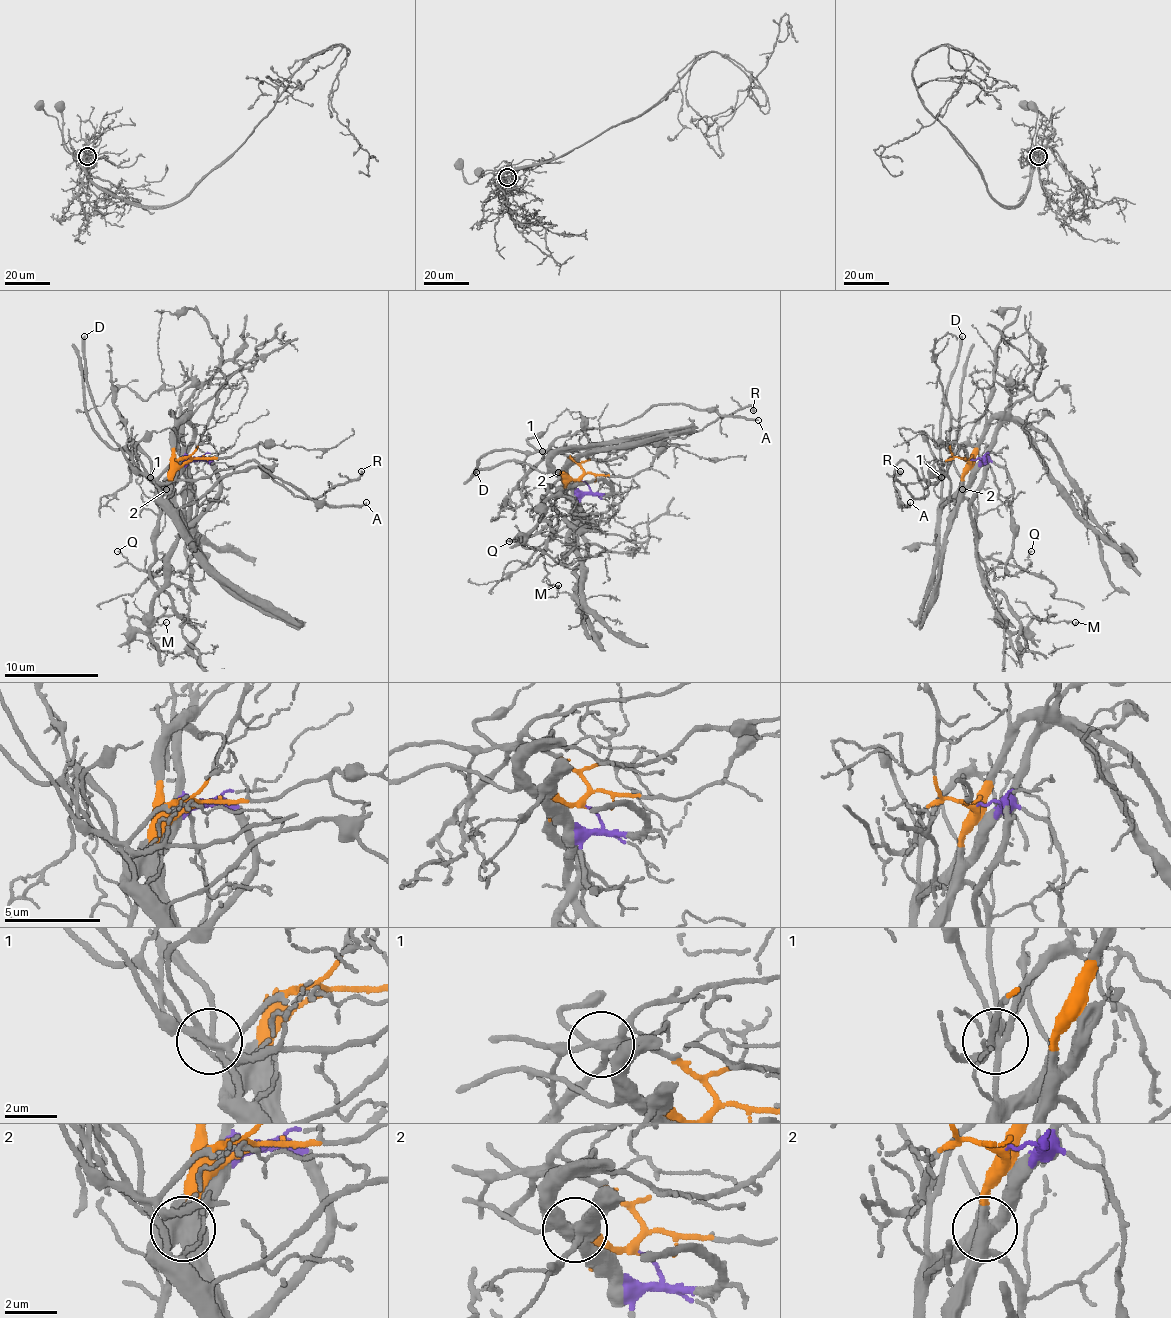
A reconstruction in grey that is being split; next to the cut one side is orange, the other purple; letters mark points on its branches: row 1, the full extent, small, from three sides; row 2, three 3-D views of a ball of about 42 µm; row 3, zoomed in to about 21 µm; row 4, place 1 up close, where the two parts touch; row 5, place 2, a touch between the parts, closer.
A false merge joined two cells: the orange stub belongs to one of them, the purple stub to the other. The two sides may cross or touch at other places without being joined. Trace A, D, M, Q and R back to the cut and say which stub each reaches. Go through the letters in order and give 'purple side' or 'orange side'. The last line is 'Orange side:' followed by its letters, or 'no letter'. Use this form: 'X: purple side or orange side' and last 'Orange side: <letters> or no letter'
A: orange side
D: orange side
M: purple side
Q: purple side
R: purple side
Orange side: A, D

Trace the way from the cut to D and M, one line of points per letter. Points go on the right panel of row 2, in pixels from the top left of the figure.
D: (969, 461), (953, 456), (943, 465), (941, 477), (939, 430), (962, 335)
M: (969, 461), (984, 461), (979, 491), (969, 508), (981, 586), (995, 617), (1012, 631), (1031, 619), (1076, 621)

